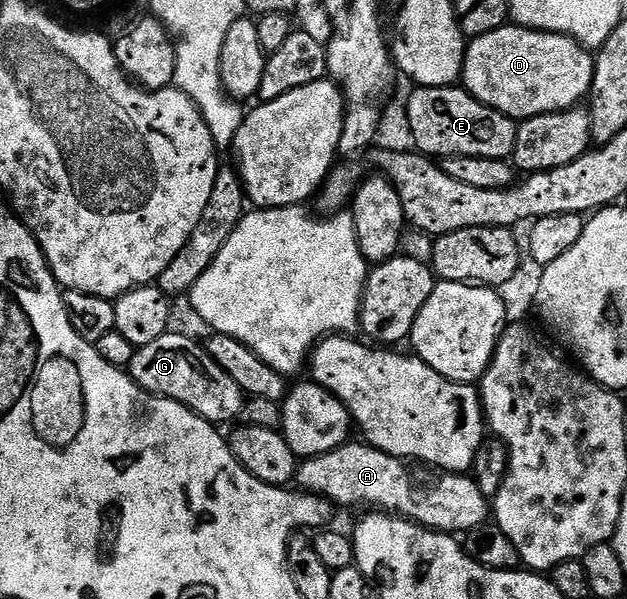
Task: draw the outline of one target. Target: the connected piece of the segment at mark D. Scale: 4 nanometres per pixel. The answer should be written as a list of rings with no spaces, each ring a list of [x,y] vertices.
[[[508,25],[467,43],[461,83],[477,101],[522,121],[582,104],[594,76],[592,52],[571,36]]]

